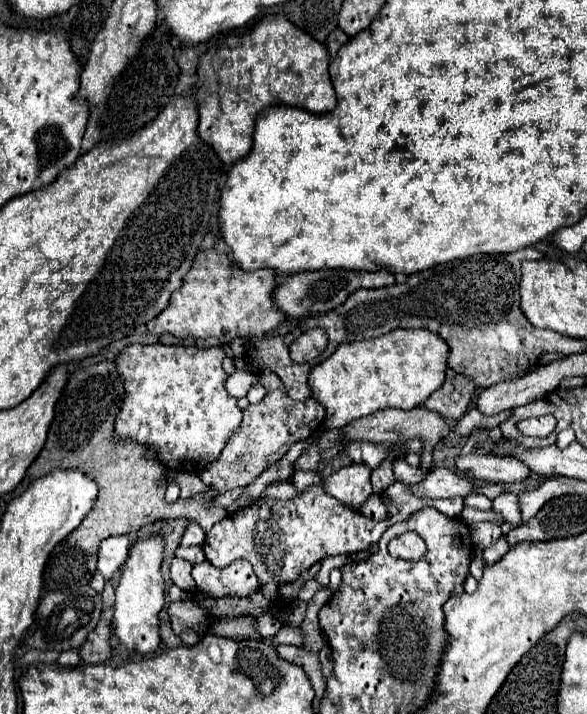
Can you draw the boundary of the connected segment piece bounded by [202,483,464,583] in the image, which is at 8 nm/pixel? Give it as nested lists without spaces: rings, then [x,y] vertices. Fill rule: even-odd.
[[[404,483],[390,485],[382,493],[382,499],[388,507],[388,519],[372,521],[360,511],[350,511],[350,507],[338,503],[338,499],[322,491],[320,485],[312,485],[292,501],[268,501],[230,513],[206,533],[202,549],[214,567],[226,567],[236,559],[246,559],[254,567],[260,583],[290,583],[316,561],[330,555],[348,555],[370,549],[370,545],[378,543],[390,525],[406,521],[414,511],[436,507],[448,517],[458,517],[464,509],[462,499],[420,499],[408,493]]]

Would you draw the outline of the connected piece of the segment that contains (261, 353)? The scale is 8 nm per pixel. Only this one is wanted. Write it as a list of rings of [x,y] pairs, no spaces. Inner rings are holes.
[[[290,335],[284,337],[264,337],[260,341],[250,341],[246,349],[246,357],[252,363],[252,373],[258,373],[262,367],[272,369],[282,383],[286,385],[288,397],[294,401],[306,401],[310,397],[308,387],[308,371],[314,363],[298,365],[288,355]]]

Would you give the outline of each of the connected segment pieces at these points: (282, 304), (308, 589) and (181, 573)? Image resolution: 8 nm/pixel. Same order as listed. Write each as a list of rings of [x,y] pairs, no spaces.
[[[306,271],[306,273],[296,273],[288,275],[284,281],[278,283],[278,287],[272,293],[272,299],[276,307],[286,313],[288,317],[300,319],[300,317],[310,317],[318,313],[328,313],[334,307],[342,305],[350,293],[356,289],[378,289],[378,287],[388,287],[394,283],[394,275],[388,271],[376,271],[376,273],[356,273],[356,271]]]
[[[311,579],[304,584],[304,586],[302,587],[302,589],[299,592],[298,597],[302,601],[305,601],[308,603],[308,601],[310,601],[310,599],[312,599],[312,597],[314,596],[316,591],[318,591],[319,588],[320,588],[320,584],[316,583],[316,581],[314,581],[314,579]]]
[[[175,557],[170,565],[170,575],[173,584],[184,591],[194,592],[196,583],[191,575],[193,564],[189,561]]]

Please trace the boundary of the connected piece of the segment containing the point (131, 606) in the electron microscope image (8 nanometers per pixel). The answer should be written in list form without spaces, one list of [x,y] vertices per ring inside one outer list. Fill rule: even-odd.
[[[148,535],[130,545],[128,559],[122,567],[122,577],[116,587],[116,605],[114,605],[114,637],[132,653],[152,653],[160,645],[160,621],[158,613],[164,607],[164,577],[160,565],[164,559],[164,537]]]

